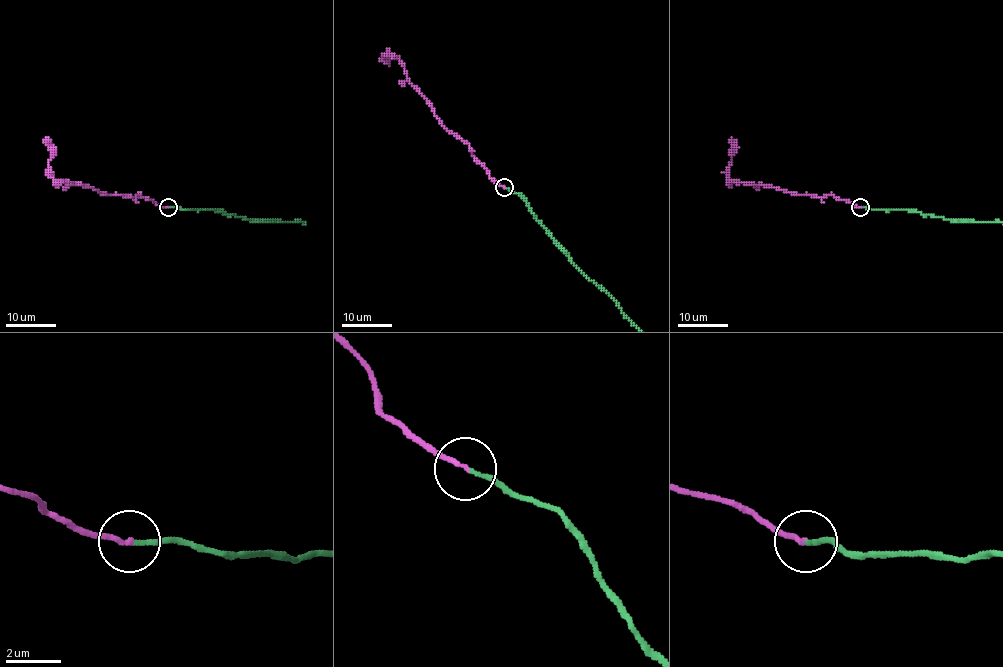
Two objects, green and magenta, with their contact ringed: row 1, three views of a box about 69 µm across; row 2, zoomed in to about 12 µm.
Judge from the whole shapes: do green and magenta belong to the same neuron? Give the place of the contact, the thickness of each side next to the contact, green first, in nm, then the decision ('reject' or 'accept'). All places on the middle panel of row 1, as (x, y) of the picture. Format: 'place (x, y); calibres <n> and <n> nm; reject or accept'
place (504, 187); calibres 160 and 180 nm; accept

